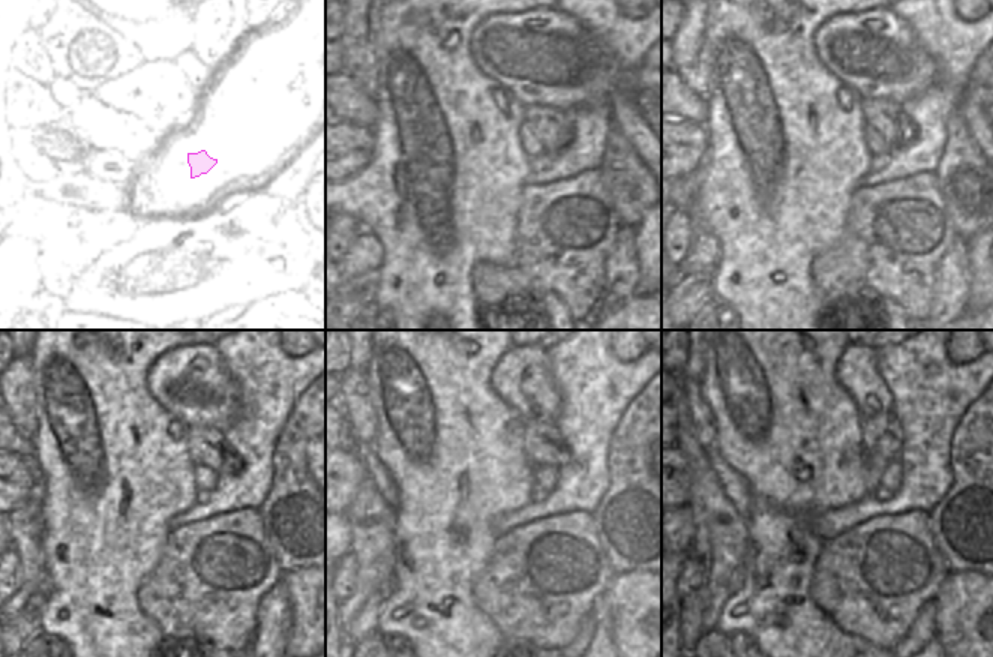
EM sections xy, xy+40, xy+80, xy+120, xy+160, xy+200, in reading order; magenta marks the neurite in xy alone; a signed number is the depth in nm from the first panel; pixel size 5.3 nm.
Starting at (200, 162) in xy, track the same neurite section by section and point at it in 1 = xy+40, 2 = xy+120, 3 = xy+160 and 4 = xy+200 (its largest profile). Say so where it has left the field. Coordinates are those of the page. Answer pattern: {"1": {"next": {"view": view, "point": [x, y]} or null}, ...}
{"1": {"next": {"view": "xy+40", "point": [542, 162]}}, "2": {"next": {"view": "xy+120", "point": [203, 495]}}, "3": {"next": {"view": "xy+160", "point": [537, 494]}}, "4": {"next": {"view": "xy+200", "point": [879, 494]}}}

